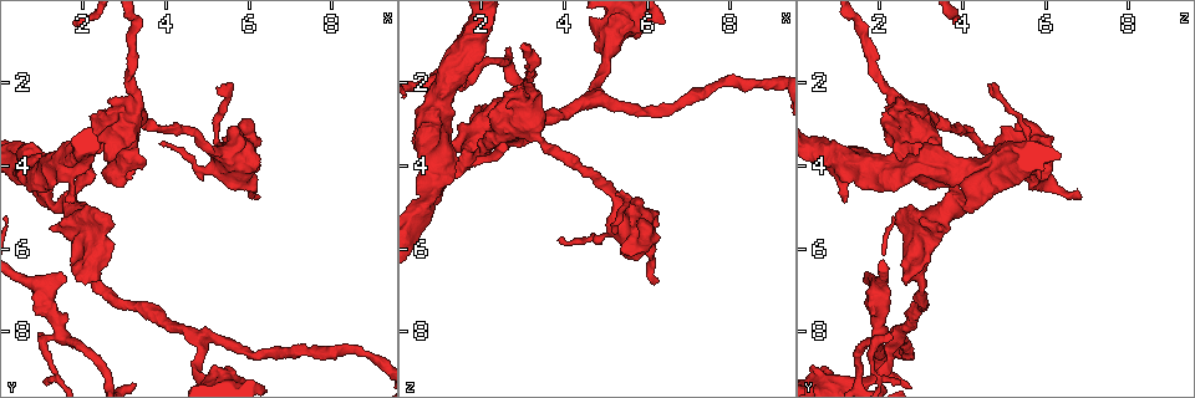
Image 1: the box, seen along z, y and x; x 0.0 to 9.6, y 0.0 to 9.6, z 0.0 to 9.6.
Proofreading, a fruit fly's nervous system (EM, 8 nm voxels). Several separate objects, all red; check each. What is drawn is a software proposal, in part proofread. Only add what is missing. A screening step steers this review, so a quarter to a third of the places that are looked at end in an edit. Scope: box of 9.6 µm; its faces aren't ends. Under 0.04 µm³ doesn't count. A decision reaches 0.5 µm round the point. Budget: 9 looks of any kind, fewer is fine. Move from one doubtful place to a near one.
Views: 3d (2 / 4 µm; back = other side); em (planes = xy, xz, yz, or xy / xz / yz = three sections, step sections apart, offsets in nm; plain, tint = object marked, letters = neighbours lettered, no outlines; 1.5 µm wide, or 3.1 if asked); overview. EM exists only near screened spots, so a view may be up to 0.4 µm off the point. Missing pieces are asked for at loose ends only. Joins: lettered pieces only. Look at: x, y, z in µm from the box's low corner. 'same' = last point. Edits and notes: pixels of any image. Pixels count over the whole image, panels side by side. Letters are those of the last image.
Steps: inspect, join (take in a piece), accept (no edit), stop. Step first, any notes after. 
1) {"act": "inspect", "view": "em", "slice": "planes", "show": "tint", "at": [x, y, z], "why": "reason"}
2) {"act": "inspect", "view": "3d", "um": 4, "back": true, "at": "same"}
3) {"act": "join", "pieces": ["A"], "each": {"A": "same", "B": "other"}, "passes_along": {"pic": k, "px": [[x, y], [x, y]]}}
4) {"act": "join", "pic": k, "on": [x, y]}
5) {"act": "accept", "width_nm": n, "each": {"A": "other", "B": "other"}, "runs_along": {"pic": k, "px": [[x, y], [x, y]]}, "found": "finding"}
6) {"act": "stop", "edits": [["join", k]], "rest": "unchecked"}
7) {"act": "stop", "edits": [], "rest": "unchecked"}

{"act": "inspect", "view": "em", "slice": "planes", "show": "letters", "at": [1.75, 4.80, 1.15], "why": "free end"}

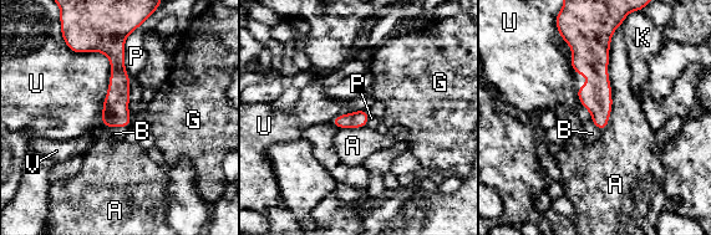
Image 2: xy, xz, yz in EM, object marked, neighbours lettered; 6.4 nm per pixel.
{"act": "join", "pieces": ["B"], "each": {"A": "other", "B": "same", "G": "other", "K": "other", "P": "other", "U": "other", "V": "other"}, "passes_along": {"pic": 2, "px": [[115, 113], [115, 126], [115, 133]]}, "found": "it goes on there"}

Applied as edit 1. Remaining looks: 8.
{"act": "inspect", "view": "em", "slice": "planes", "show": "letters", "at": [2.60, 2.50, 2.65], "why": "branch stops here"}

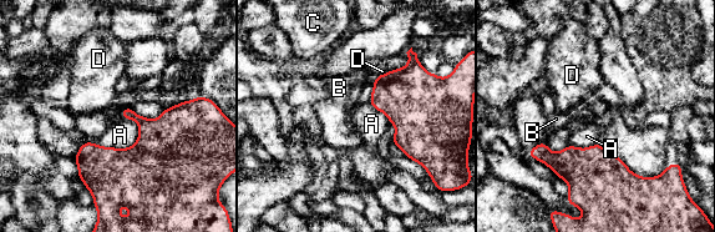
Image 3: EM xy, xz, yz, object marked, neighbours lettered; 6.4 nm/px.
{"act": "accept", "longest_contact_nm": ["A", 320], "each": {"A": "other", "B": "other", "C": "other", "D": "other"}, "found": "no lettered piece goes on from it"}

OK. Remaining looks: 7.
{"act": "inspect", "view": "em", "slice": "xz", "step": 4, "show": "letters", "at": [6.15, 4.75, 6.90], "why": "tapers out"}

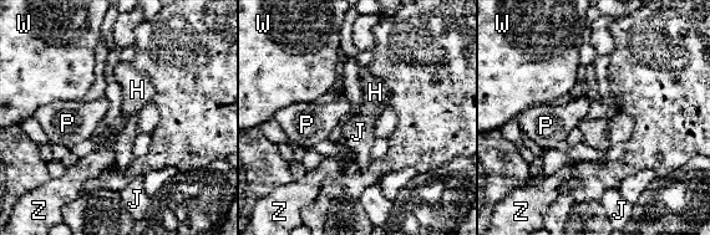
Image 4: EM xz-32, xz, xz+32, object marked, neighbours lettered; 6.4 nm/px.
{"act": "inspect", "view": "em", "slice": "planes", "show": "letters", "at": "same", "why": "another direction"}

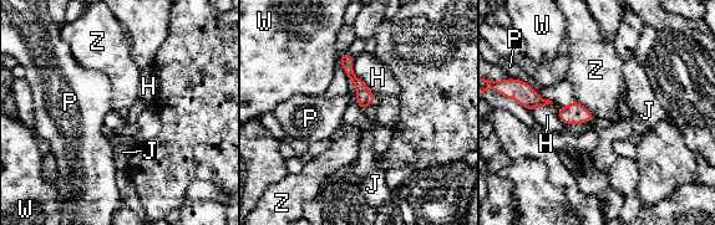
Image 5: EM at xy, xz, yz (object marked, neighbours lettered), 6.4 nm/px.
{"act": "accept", "width_nm": 110, "each": {"H": "other", "J": "other", "P": "other", "W": "other", "Z": "other"}, "border": {"pic": 5, "px": [[574, 98], [594, 114]]}, "found": "no lettered piece goes on from it"}

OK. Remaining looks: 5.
{"act": "inspect", "view": "3d", "um": 4, "at": [1.65, 6.75, 1.65], "why": "branch stops here"}

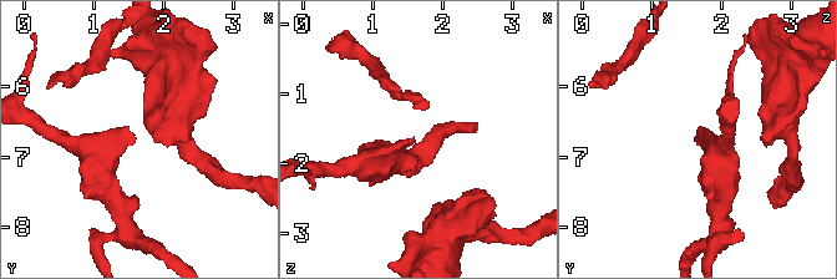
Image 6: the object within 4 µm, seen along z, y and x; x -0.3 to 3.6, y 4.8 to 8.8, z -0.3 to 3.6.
{"act": "inspect", "view": "em", "slice": "planes", "show": "letters", "at": [1.65, 6.75, 1.60], "why": "shape alone is not enough"}

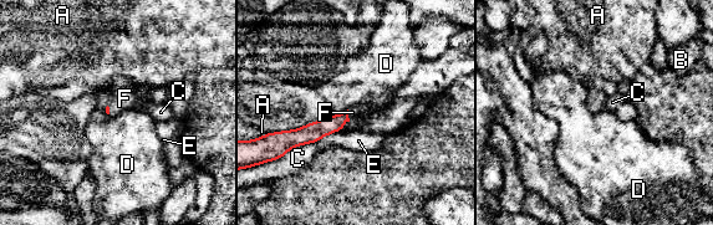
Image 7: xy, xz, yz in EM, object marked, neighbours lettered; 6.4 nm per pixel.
{"act": "join", "pieces": ["F"], "each": {"A": "other", "B": "other", "C": "other", "D": "other", "E": "other", "F": "same"}, "passes_along": {"pic": 7, "px": [[314, 132], [347, 114], [352, 112]]}, "found": "the cell continues"}

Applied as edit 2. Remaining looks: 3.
{"act": "stop", "edits": [["join", 2], ["join", 7]], "rest": "unchecked"}

